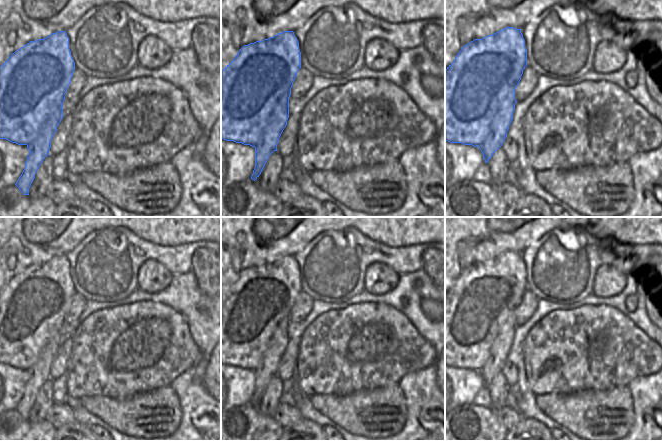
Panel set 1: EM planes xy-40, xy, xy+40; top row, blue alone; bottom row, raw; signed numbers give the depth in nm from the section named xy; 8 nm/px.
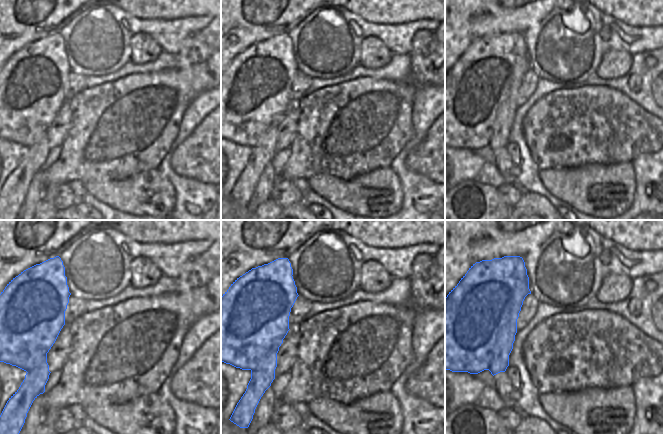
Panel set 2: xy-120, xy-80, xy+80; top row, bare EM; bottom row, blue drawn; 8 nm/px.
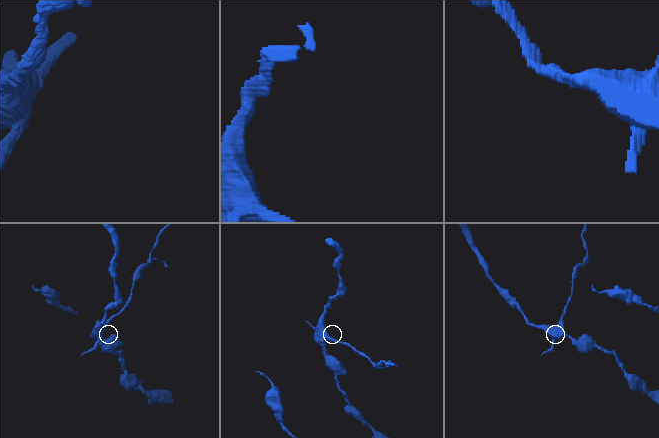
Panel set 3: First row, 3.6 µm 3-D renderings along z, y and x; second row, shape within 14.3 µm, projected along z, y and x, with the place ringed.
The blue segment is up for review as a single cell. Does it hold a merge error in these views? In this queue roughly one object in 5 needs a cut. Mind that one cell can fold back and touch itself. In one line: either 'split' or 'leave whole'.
split

